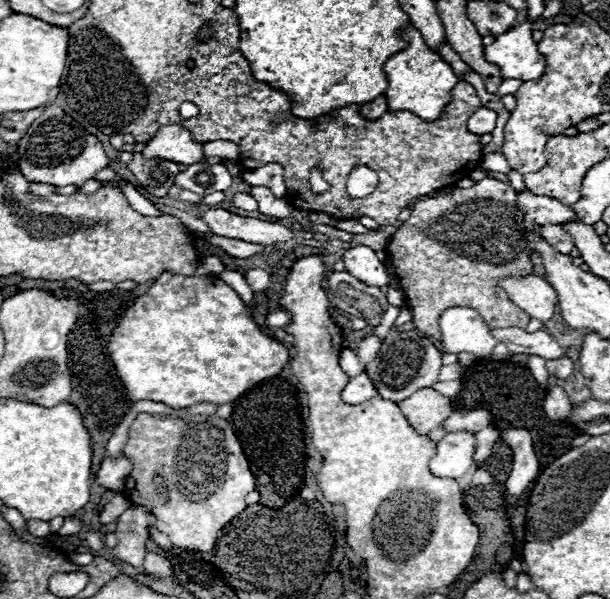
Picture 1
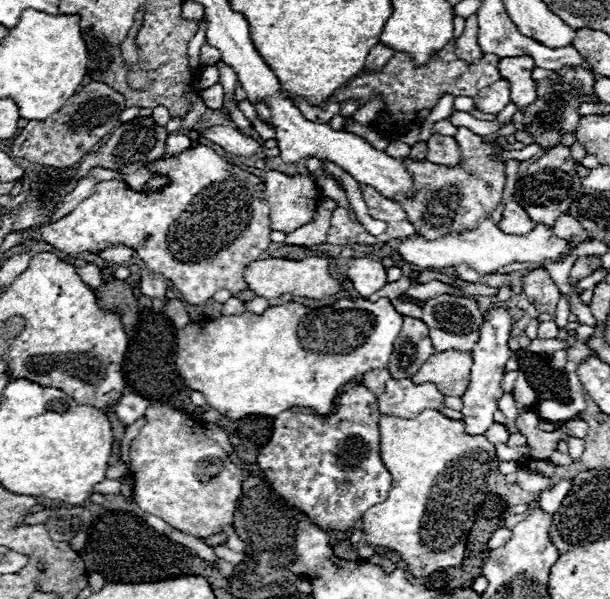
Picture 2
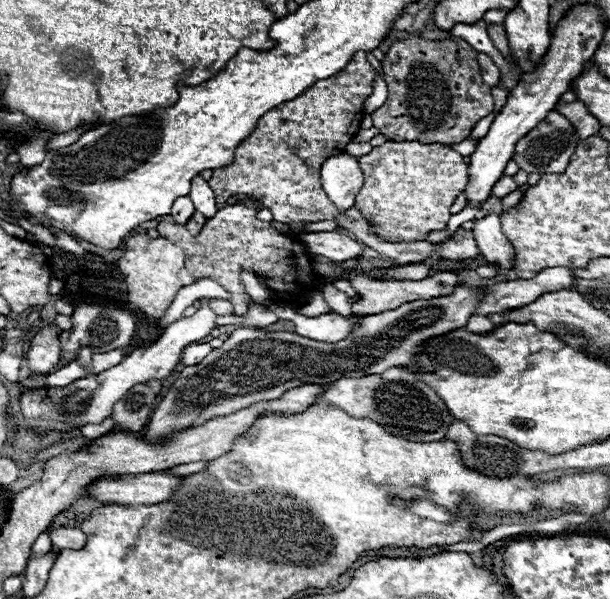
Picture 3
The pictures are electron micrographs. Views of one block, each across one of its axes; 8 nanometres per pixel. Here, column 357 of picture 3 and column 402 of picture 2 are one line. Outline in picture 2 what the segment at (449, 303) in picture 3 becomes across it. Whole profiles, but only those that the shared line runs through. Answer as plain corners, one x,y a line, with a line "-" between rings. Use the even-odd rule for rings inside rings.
408,316
404,318
404,326
396,338
388,370
394,378
410,378
434,352
428,326
422,320

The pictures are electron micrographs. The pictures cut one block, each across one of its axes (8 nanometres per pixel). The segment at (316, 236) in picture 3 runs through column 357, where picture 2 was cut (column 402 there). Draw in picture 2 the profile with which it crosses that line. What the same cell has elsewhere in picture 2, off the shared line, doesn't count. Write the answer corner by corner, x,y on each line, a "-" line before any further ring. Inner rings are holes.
486,218
474,230
450,232
448,236
436,240
426,240
420,234
408,236
398,244
398,254
406,262
416,264
420,268
446,268
456,264
468,264
480,276
484,276
484,274
494,274
500,266
506,266
510,262
546,262
546,260
562,262
572,254
574,248
576,244
570,244
568,240
554,236
554,232
544,224
534,228
528,236
508,236
492,220

